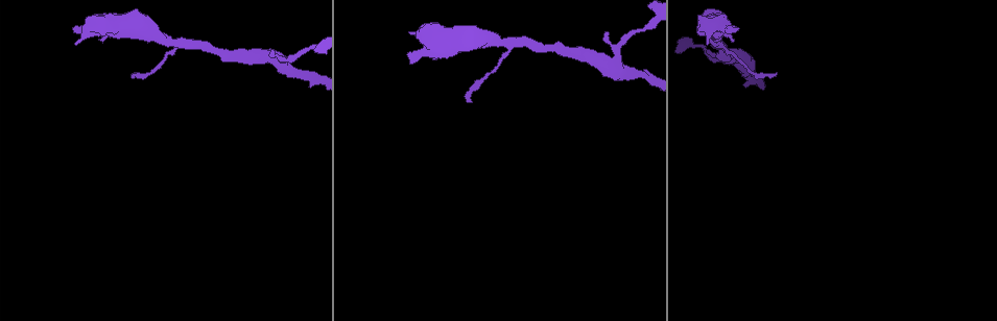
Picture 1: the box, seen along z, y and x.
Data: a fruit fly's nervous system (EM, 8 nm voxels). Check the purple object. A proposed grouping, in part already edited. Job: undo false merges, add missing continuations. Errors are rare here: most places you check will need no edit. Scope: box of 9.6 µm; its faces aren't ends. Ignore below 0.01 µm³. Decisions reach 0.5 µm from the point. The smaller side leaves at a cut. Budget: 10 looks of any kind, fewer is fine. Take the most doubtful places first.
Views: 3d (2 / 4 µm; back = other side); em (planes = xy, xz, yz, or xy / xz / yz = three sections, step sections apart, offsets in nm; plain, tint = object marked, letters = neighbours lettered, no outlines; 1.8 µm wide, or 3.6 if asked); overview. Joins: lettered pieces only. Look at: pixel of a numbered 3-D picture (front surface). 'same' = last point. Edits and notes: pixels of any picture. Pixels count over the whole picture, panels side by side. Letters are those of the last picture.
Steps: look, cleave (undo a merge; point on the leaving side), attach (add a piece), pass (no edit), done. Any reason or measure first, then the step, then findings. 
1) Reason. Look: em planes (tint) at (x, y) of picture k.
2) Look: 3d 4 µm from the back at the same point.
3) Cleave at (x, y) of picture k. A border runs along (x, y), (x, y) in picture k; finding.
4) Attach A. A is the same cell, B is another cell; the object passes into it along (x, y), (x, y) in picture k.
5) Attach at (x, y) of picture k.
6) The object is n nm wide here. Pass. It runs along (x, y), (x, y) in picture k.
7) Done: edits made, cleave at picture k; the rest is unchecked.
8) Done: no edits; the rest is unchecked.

Two arms in line, one across. Look: em xz step 16 (letters) at (611, 63) of picture 1.

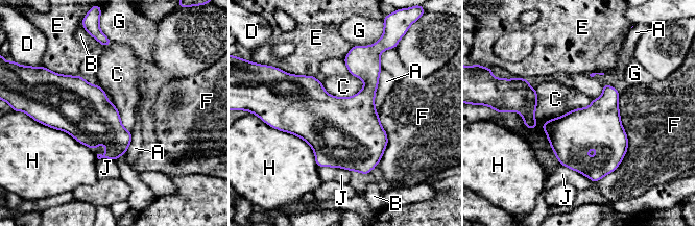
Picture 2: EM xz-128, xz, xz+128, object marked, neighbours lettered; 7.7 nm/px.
Another direction. Look: em yz step 4 (letters) at the same point.

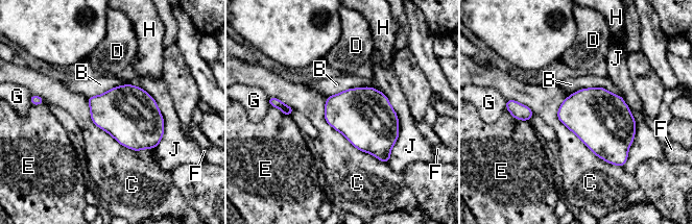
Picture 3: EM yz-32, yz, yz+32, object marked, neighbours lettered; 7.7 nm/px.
The longest contact is with C, 700 nm. Pass. B, C, D, E, F, G, H and J are other cells; all the same neuron.

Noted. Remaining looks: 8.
Look: 3d 4 µm at (76, 29) of picture 1.

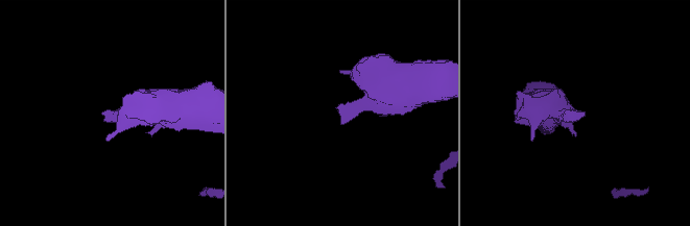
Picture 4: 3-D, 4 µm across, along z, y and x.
Look: em planes (letters) at (107, 114) of picture 4.

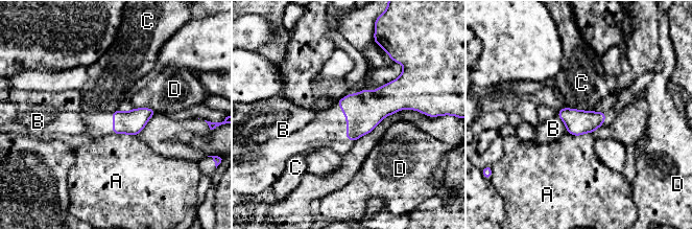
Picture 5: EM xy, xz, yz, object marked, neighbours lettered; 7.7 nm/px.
Pass. A, B, C and D are other cells; a border runs along (364, 88), (337, 101), (353, 141) in picture 5; no lettered piece goes on from it.

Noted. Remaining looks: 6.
An open end. Look: em xz step 4 (letters) at (466, 99) of picture 1.

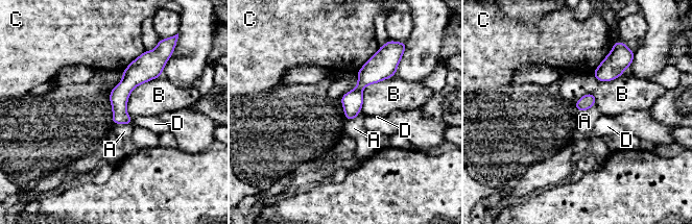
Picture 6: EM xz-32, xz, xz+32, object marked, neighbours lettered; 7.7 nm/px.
Another direction. Look: em planes (letters) at the same point.

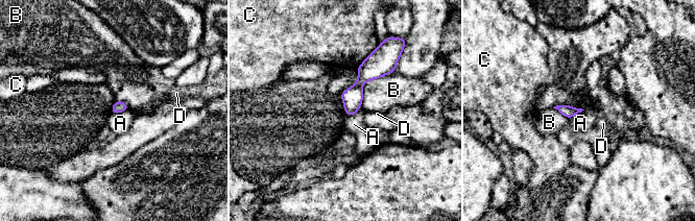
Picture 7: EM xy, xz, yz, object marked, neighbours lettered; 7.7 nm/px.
The object is 90 nm wide here. Pass. A, B, C and D are other cells; no lettered piece goes on from it.

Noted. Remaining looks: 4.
Side arm on a straight run. Look: 3d 2 µm at (507, 43) of picture 1.

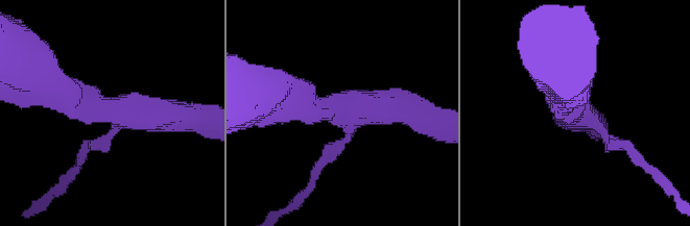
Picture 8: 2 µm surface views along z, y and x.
3 arms meet here; now the EM. Look: em 3.6 µm planes (tint) at (112, 105) of picture 8.

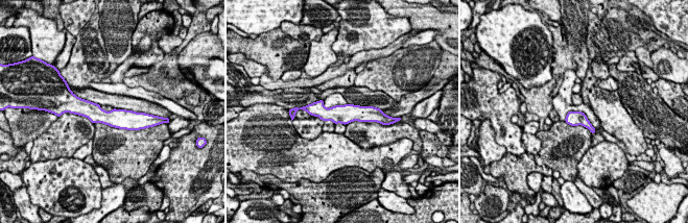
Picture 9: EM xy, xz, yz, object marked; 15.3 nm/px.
What lies round it. Look: em 3.6 µm planes (letters) at the same point.

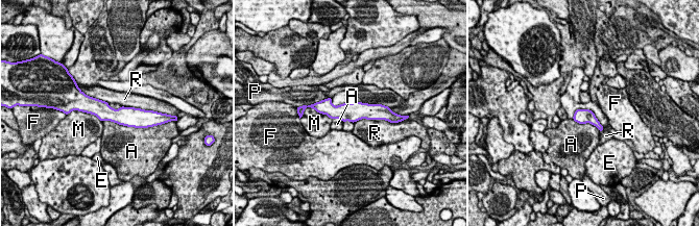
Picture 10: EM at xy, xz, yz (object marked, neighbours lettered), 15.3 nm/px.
Pass. A, E, F, M, P and R are other cells; it runs along (88, 106), (111, 115), (147, 114) in picture 10; continuous, no second neuron.

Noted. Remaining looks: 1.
Done: no edits; the rest is unchecked.

